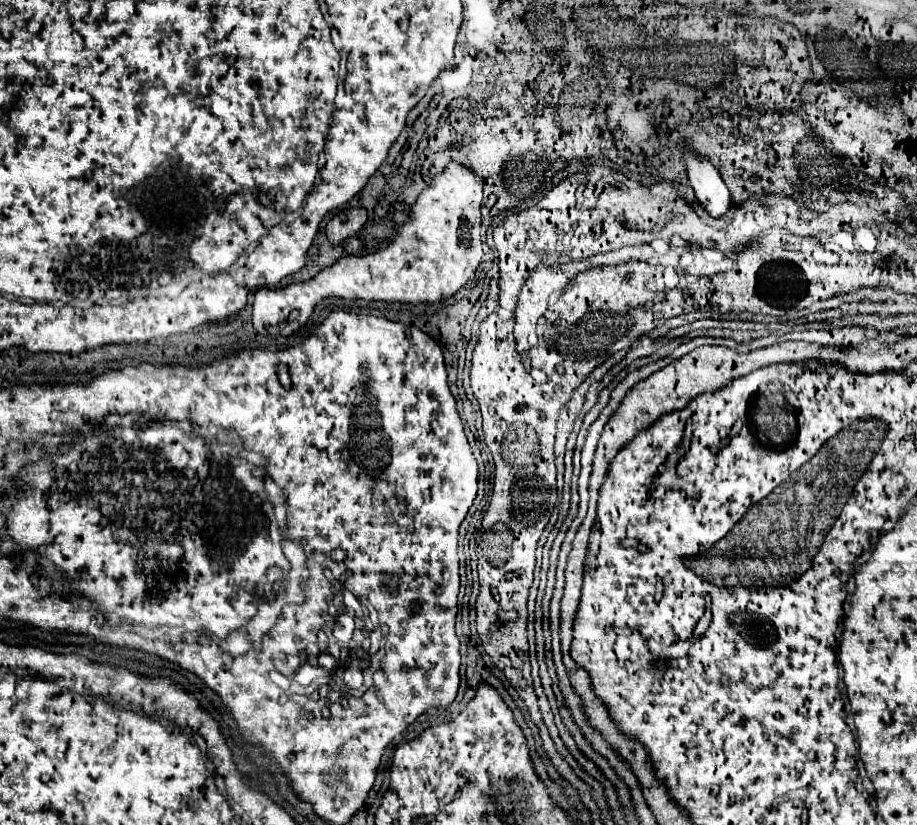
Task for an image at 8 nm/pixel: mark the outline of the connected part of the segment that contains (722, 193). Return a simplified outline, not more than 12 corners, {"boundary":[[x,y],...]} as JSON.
{"boundary":[[685,152],[689,184],[713,218],[731,206],[719,170],[705,156]]}

